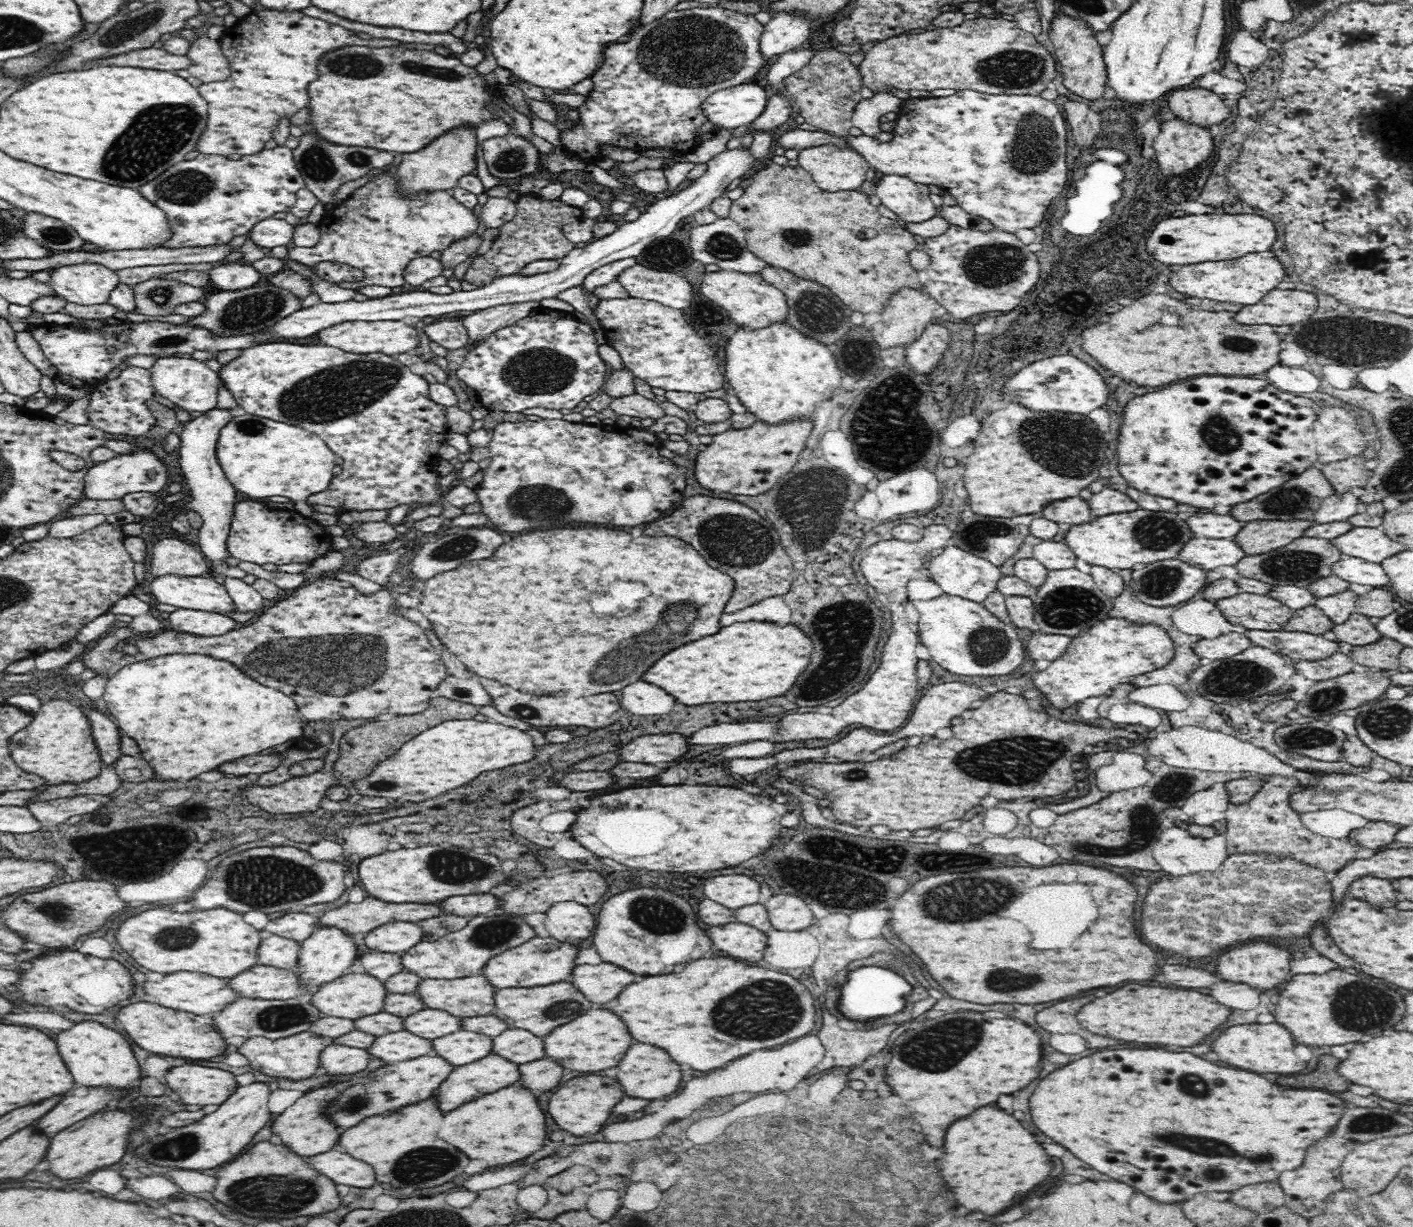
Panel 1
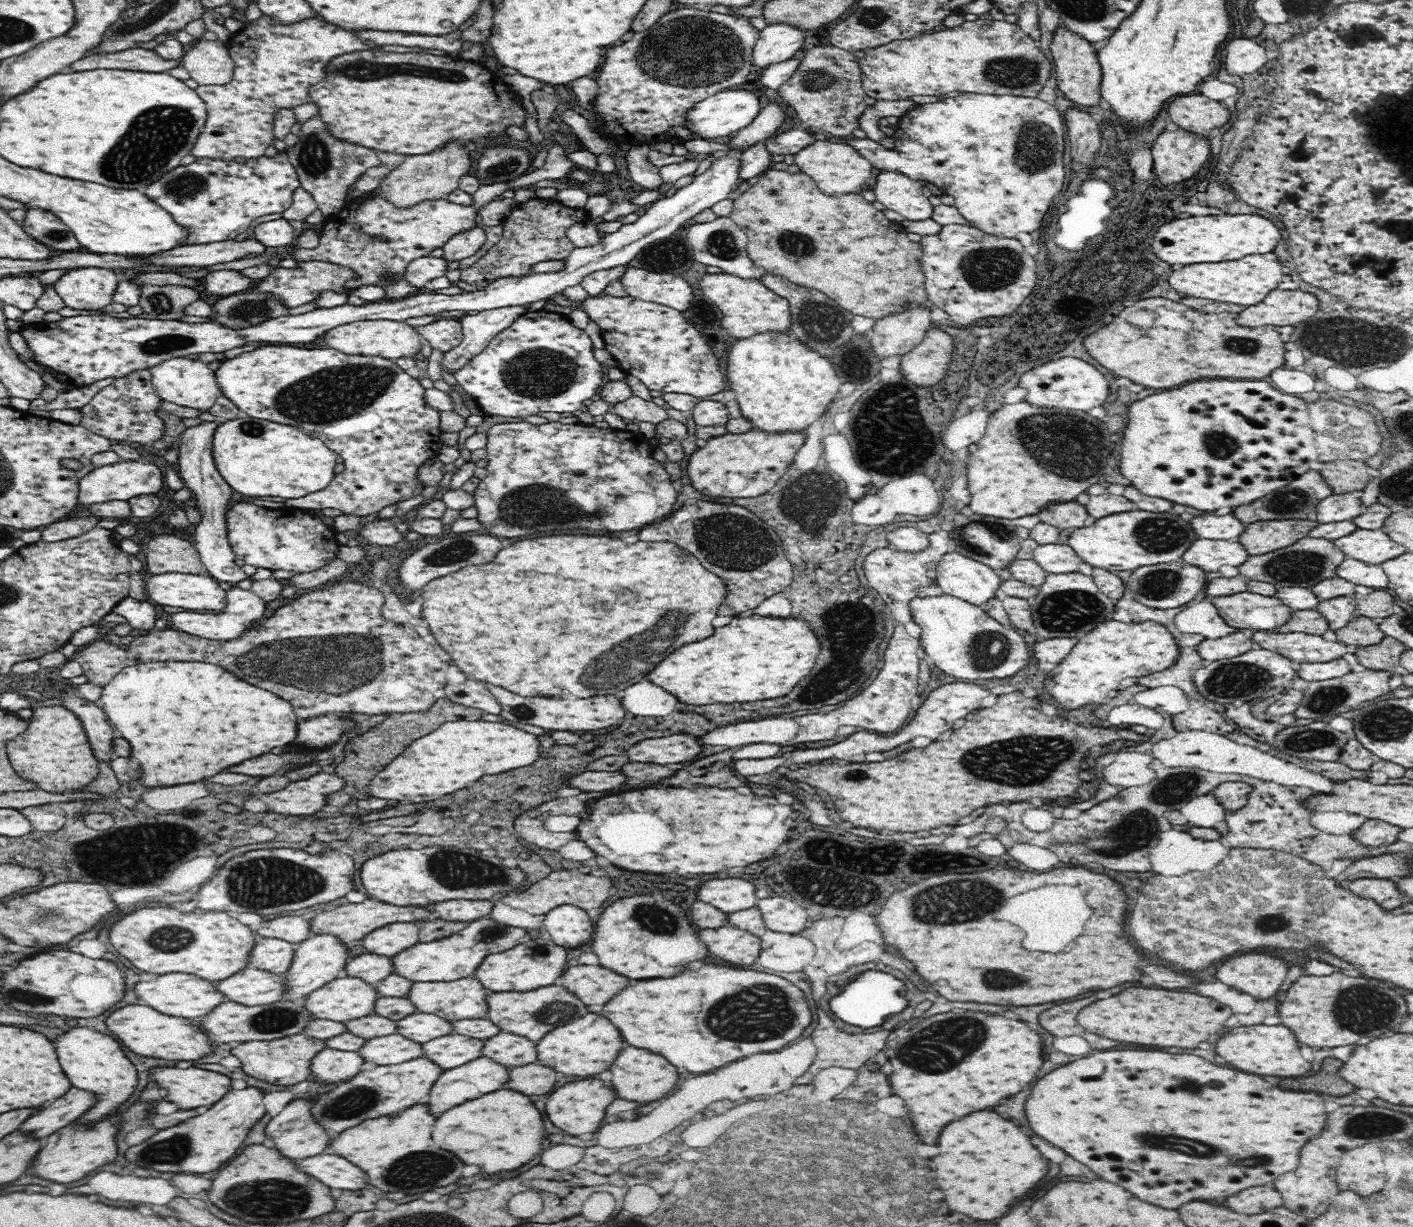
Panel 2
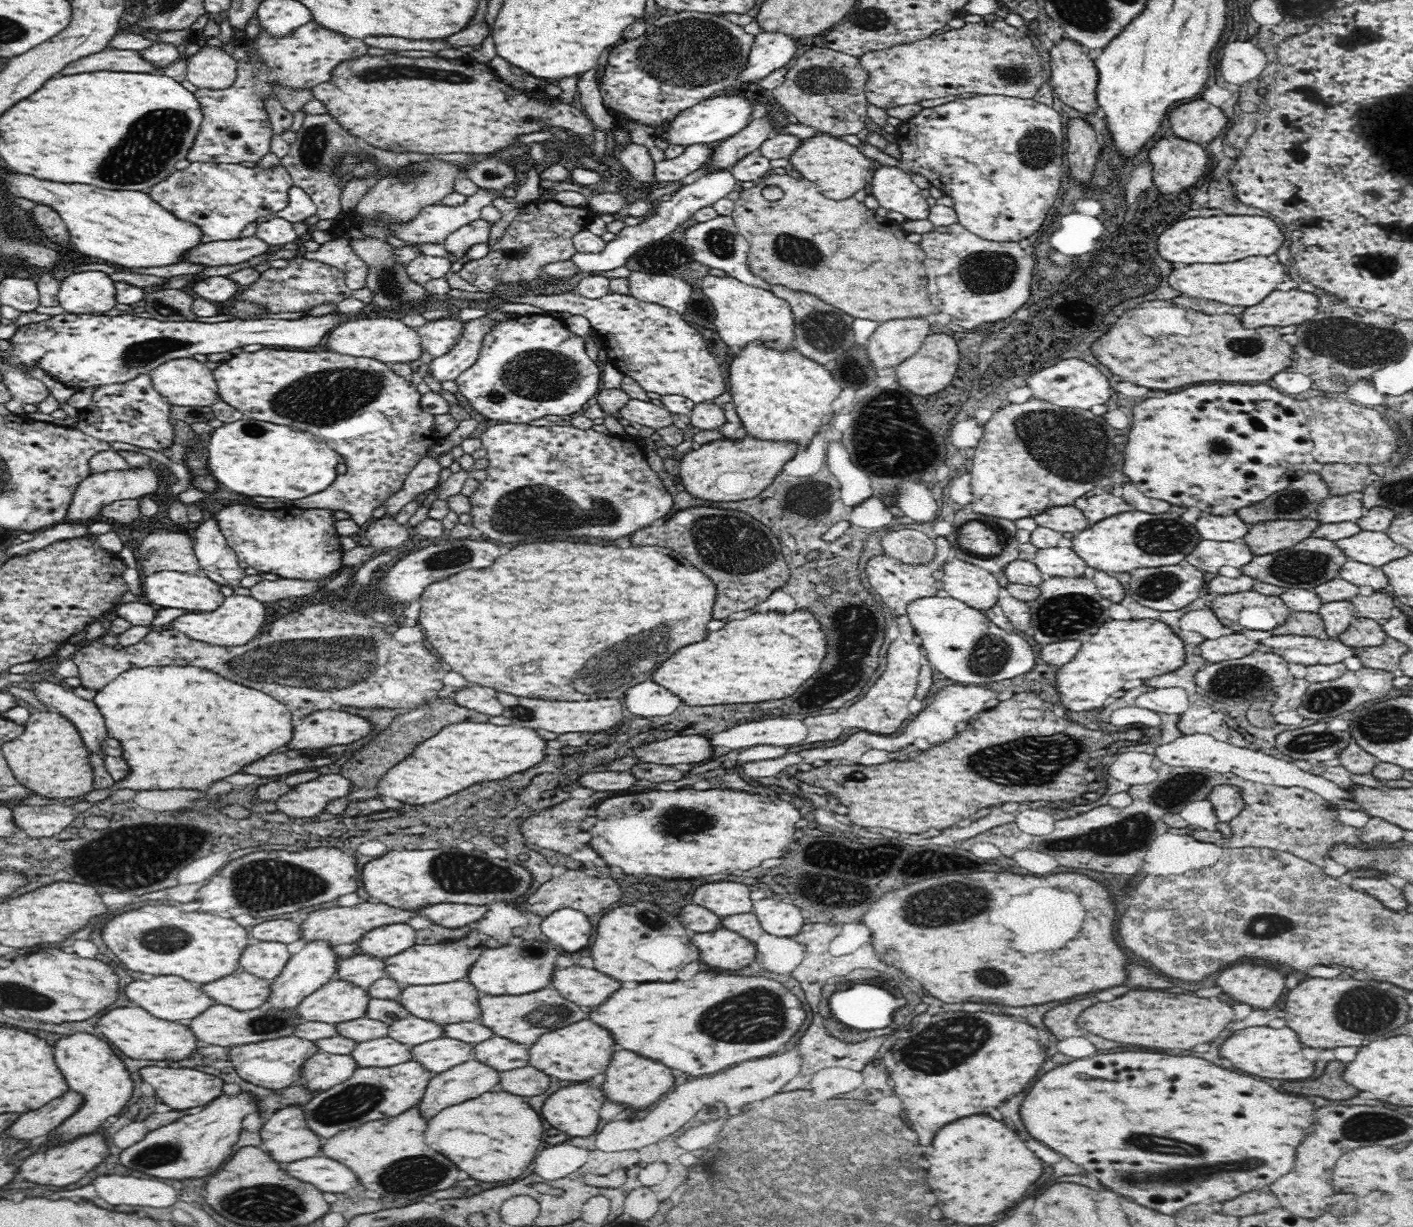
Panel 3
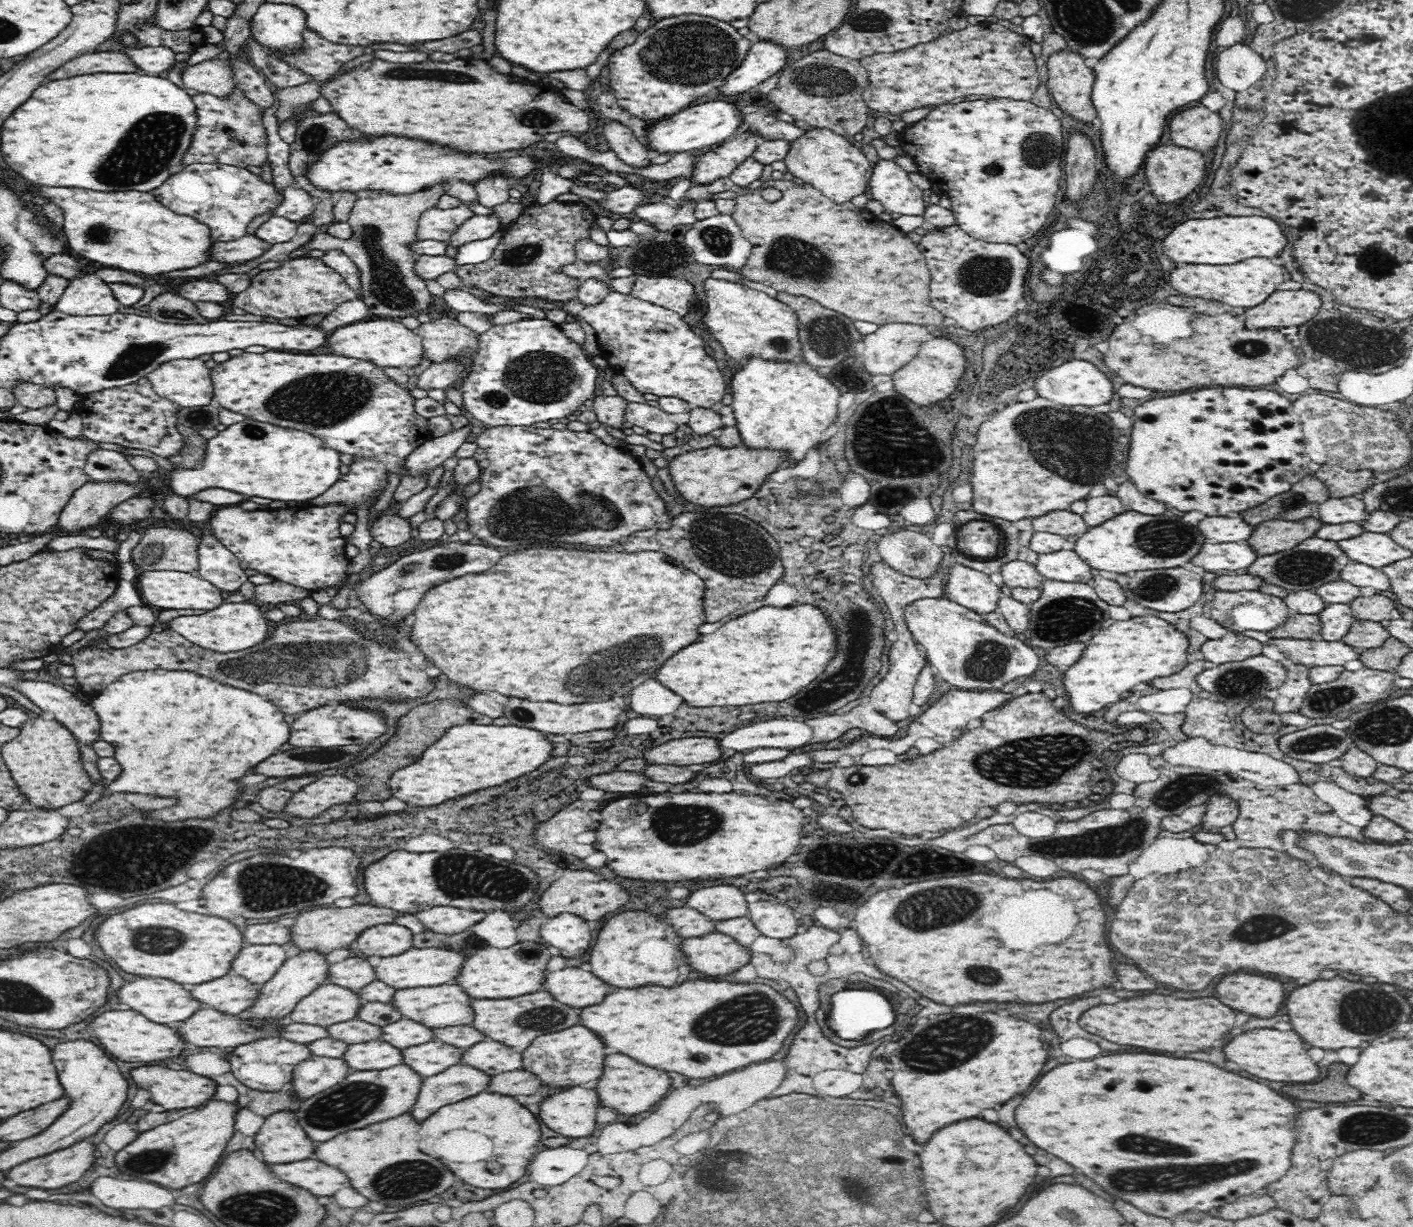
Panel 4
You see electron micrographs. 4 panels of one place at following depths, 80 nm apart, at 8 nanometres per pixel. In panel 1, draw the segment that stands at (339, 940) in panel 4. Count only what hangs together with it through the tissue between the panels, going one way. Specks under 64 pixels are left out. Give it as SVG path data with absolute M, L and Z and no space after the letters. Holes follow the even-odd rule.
M366 897L358 904L345 903L340 907L333 910L325 910L318 914L319 924L322 925L338 925L342 929L346 929L352 936L356 934L368 934L371 930L378 928L388 922L416 922L418 920L428 920L428 918L442 915L444 910L441 903L434 904L420 904L420 903L408 903L408 904L390 904L374 897Z

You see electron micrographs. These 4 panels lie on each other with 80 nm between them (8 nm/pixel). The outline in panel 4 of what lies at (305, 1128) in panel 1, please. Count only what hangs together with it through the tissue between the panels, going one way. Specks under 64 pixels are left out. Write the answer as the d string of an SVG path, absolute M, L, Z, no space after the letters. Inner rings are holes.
M282 1110L265 1117L262 1128L255 1135L256 1150L262 1152L267 1164L288 1164L310 1158L314 1142L298 1126L292 1110Z

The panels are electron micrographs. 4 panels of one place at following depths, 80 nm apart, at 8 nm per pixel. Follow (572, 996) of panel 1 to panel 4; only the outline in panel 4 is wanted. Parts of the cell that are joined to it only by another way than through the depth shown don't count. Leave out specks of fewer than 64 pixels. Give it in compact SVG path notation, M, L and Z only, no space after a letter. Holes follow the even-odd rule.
M538 990L514 998L472 999L471 1005L474 1011L474 1021L471 1022L471 1026L485 1034L486 1038L498 1040L520 1053L530 1046L535 1038L576 1026L580 1020L580 1009L562 1004L547 990Z

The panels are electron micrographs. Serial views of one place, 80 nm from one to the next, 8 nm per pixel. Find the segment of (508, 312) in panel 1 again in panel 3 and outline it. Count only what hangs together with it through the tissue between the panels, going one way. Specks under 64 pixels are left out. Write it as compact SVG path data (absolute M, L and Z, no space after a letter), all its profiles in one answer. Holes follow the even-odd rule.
M489 310L488 313L487 318L463 323L462 338L454 345L454 348L442 356L433 358L429 372L438 382L455 380L461 372L470 368L478 358L484 335L487 335L489 330L499 322L510 319L509 316L512 315L499 310Z

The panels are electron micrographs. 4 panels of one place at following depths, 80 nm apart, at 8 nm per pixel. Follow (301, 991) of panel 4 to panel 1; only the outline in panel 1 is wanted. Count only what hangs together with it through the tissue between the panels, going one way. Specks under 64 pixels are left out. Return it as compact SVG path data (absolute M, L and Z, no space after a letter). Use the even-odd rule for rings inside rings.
M322 925L312 936L300 943L300 958L295 968L295 972L303 978L305 984L310 988L317 989L320 986L336 981L353 971L353 967L358 960L358 950L352 935L346 929L338 925Z

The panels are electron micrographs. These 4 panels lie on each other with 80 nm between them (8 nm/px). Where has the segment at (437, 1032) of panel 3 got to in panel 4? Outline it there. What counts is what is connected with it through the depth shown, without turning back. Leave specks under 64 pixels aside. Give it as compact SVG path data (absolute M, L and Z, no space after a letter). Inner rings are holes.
M408 1019L398 1020L392 1024L387 1024L382 1028L380 1040L388 1041L388 1044L395 1045L396 1048L407 1049L411 1046L427 1043L434 1040L434 1029L418 1021Z

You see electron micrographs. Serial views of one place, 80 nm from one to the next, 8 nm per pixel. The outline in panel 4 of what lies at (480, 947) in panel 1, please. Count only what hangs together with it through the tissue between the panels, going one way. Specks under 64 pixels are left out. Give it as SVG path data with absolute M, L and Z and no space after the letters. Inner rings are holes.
M476 940L476 942L470 942L468 948L462 949L461 952L442 948L413 947L400 955L380 958L378 964L373 967L374 973L376 973L376 980L382 981L388 986L393 986L395 990L450 984L460 974L460 969L464 965L464 962L466 962L466 958L470 954L476 954L482 944L486 946L485 941Z

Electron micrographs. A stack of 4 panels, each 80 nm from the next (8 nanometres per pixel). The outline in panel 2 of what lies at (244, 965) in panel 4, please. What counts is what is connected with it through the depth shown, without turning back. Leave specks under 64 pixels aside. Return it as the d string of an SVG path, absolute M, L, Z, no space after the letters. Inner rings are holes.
M256 934L249 965L252 968L282 975L292 966L294 954L292 943L279 938L264 938Z

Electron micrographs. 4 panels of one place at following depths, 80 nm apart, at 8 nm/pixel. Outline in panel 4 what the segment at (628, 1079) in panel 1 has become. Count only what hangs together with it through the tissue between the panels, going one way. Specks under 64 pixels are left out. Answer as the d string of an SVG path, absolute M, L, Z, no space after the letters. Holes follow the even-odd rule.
M624 1054L606 1056L604 1076L600 1076L600 1082L596 1088L600 1096L600 1106L612 1108L618 1114L626 1114L626 1116L648 1112L654 1104L662 1100L662 1096L668 1094L668 1090L670 1090L670 1078L666 1072L650 1068L650 1066L642 1066Z

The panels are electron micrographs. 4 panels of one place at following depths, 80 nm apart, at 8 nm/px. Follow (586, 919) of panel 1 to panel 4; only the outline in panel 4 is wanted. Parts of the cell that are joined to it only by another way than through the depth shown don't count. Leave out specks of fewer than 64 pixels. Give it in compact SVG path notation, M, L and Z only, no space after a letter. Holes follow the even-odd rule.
M569 912L548 917L539 932L547 946L557 948L565 958L582 957L592 944L586 920Z

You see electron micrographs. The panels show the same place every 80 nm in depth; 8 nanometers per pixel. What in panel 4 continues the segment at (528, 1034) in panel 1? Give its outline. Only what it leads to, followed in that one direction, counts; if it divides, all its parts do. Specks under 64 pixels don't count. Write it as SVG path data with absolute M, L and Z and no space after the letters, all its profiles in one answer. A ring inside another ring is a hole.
M486 1040L474 1044L463 1052L460 1063L469 1064L472 1068L480 1070L491 1076L522 1069L522 1053L516 1052L498 1040Z

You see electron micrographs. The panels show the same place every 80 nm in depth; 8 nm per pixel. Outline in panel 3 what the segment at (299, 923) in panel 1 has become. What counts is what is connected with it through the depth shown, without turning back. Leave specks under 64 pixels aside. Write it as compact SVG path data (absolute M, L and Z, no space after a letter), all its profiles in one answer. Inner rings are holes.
M273 919L263 921L248 928L250 938L264 941L280 941L282 944L290 944L301 938L299 920Z

